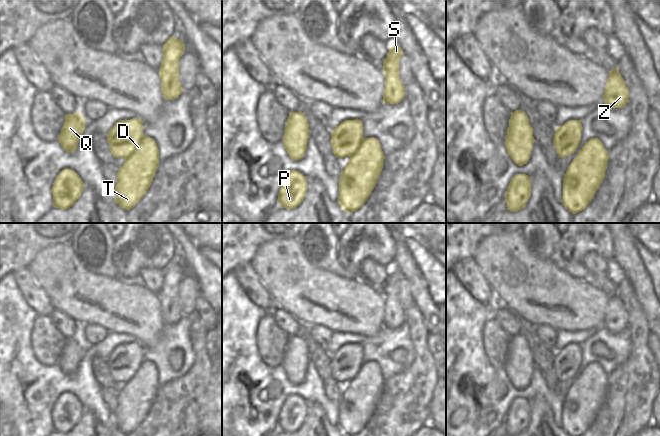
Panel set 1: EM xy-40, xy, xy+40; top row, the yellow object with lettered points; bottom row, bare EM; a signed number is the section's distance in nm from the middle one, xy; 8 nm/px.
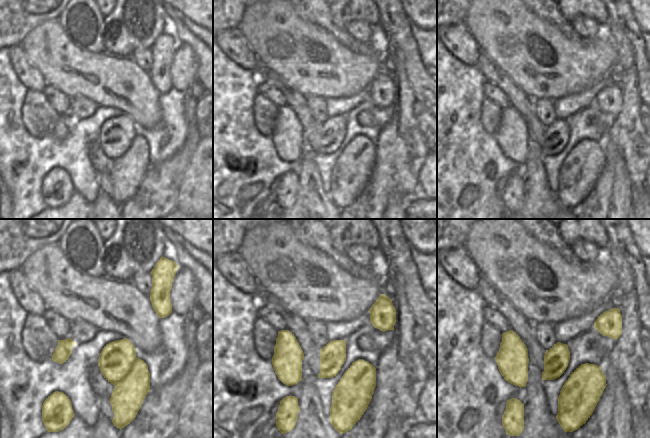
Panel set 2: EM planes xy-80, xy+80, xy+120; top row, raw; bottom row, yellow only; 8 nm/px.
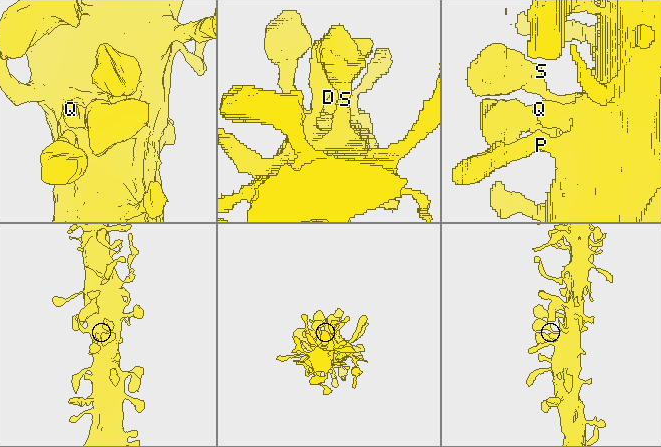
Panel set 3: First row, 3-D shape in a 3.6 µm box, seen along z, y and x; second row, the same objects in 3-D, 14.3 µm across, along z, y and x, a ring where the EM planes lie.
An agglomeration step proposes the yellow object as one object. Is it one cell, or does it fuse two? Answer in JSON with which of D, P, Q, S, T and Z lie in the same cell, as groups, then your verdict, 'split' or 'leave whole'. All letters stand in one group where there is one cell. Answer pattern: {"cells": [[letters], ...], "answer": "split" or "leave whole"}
{"cells": [["D", "P", "Q", "S", "T", "Z"]], "answer": "leave whole"}

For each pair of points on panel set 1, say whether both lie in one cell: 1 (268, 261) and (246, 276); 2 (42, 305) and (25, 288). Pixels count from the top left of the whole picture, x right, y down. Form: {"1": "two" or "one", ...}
{"1": "two", "2": "one"}

